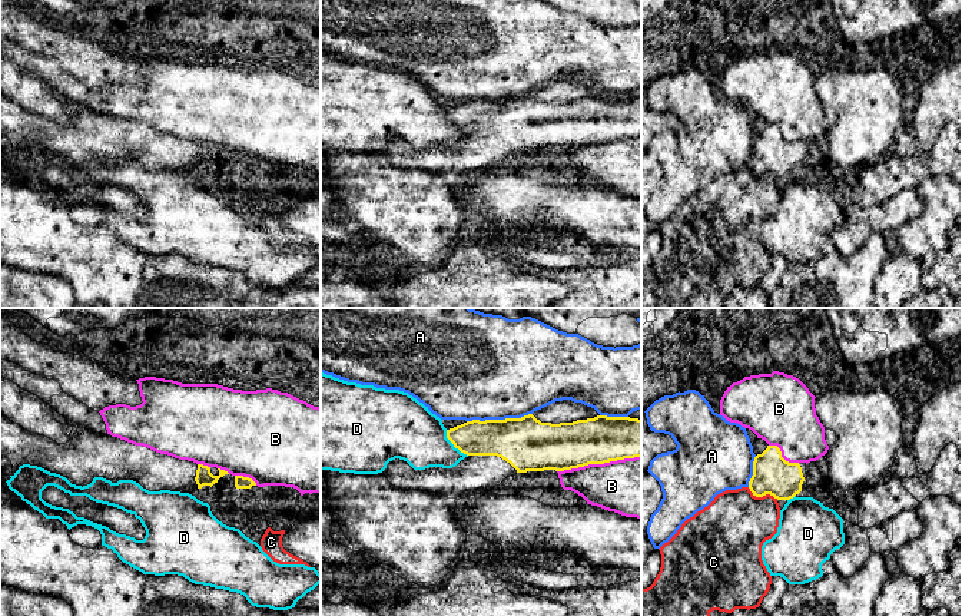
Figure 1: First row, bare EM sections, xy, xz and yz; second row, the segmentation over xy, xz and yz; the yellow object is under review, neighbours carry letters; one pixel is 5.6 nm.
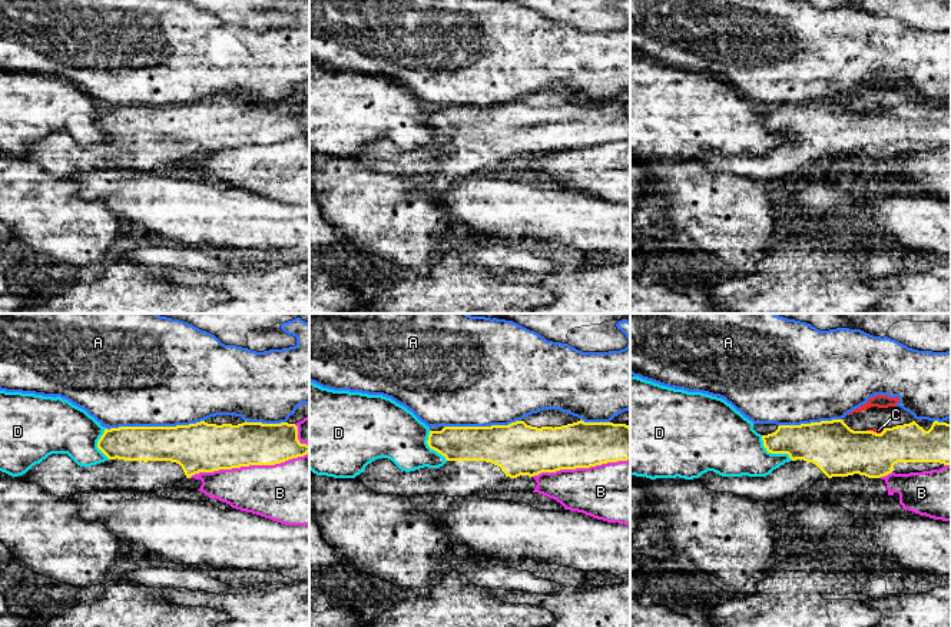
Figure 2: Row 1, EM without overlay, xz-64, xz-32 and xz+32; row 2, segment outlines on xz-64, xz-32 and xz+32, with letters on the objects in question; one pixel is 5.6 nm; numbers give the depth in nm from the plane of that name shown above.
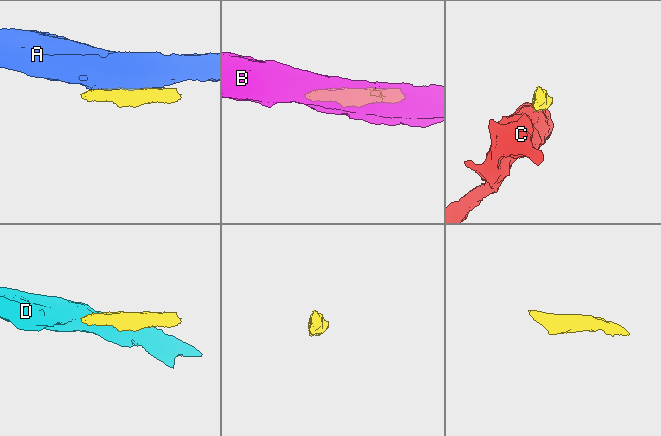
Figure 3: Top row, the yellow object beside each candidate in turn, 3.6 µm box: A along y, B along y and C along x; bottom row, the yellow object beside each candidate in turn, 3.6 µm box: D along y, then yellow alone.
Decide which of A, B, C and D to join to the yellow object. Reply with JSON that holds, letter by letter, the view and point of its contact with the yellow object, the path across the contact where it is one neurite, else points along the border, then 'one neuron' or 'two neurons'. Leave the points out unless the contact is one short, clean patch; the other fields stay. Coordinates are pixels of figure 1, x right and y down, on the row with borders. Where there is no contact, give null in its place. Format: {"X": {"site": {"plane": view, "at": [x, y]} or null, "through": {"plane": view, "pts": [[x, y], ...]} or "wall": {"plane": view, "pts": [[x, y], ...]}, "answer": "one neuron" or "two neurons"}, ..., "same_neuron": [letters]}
{"A": {"site": {"plane": "xz", "at": [498, 420]}, "answer": "two neurons"}, "B": {"site": {"plane": "xz", "at": [599, 463]}, "answer": "two neurons"}, "C": {"site": {"plane": "yz", "at": [763, 494]}, "answer": "two neurons"}, "D": {"site": {"plane": "xz", "at": [453, 443]}, "answer": "two neurons"}, "same_neuron": []}

